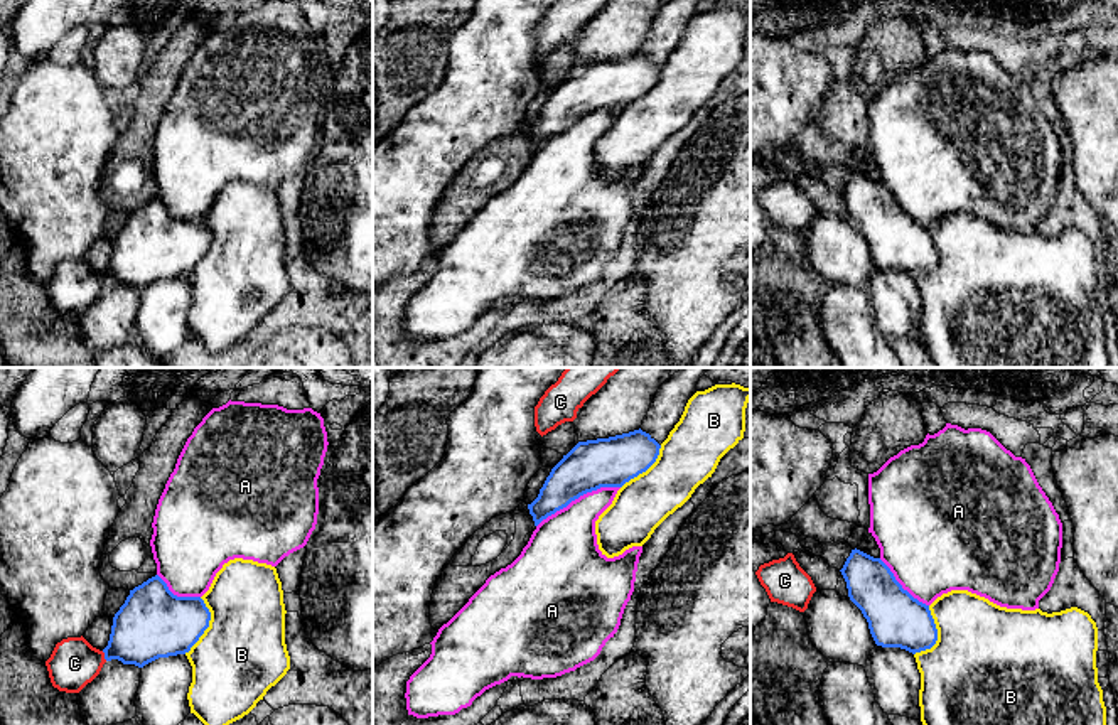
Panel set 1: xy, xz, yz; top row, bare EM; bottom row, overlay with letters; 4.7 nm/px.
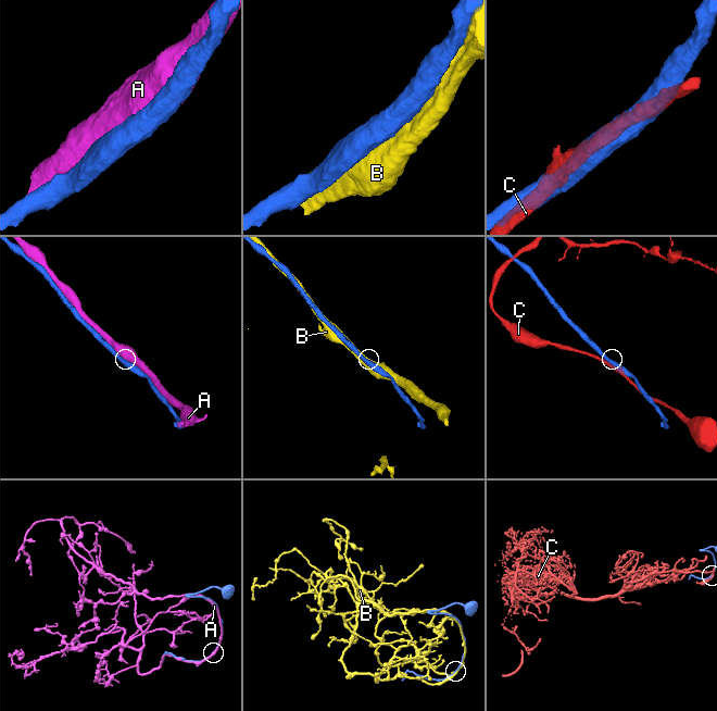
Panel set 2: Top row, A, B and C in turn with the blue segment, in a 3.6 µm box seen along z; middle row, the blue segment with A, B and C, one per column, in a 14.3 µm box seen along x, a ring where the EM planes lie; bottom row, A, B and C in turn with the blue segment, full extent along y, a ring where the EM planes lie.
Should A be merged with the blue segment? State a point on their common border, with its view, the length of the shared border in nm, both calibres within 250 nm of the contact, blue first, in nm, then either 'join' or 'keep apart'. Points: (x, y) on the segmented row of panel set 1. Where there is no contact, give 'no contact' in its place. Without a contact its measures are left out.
xz (577, 498) | 440 nm | 240/320 nm | join

